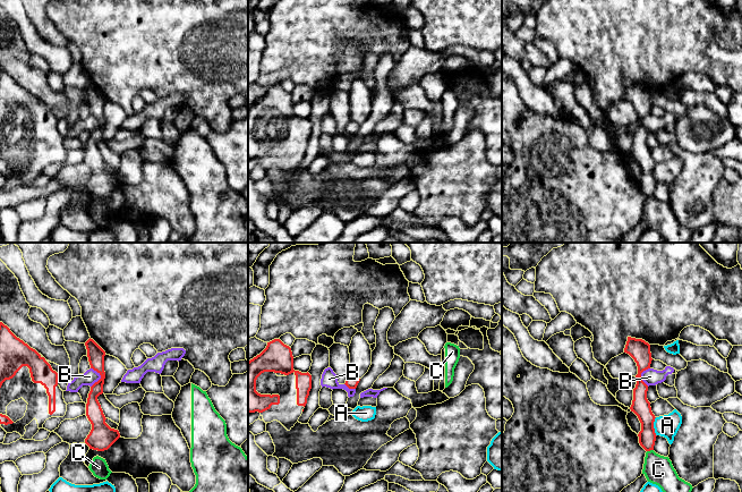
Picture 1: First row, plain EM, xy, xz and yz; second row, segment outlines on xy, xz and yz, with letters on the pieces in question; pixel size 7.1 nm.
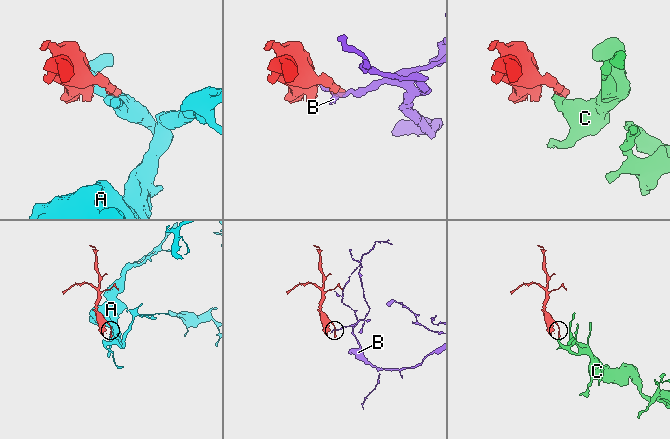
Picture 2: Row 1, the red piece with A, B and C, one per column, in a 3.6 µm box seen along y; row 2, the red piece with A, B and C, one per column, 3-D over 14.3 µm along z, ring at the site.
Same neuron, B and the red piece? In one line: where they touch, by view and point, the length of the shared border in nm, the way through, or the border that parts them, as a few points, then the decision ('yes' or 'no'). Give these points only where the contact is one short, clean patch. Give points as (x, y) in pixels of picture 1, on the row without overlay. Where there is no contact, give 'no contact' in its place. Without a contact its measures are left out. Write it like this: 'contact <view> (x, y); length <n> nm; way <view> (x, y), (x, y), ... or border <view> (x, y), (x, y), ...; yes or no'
contact xy (101, 124); length 140 nm; border xy (92, 113), (100, 124), (91, 133); no

